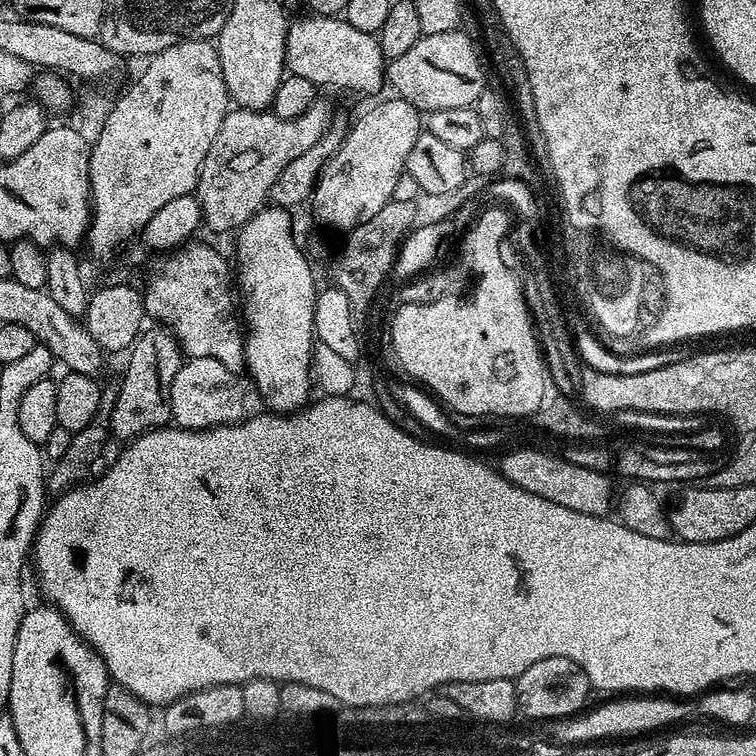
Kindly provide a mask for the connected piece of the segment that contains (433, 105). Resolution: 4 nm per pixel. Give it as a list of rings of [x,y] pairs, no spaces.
[[[463,30],[454,32],[443,32],[442,34],[421,35],[410,50],[401,57],[387,61],[385,65],[385,81],[397,91],[401,99],[412,104],[421,113],[427,114],[434,110],[450,110],[453,106],[473,107],[476,99],[482,94],[486,87],[484,80],[484,68],[480,65],[480,56],[476,53],[476,44],[467,36]]]

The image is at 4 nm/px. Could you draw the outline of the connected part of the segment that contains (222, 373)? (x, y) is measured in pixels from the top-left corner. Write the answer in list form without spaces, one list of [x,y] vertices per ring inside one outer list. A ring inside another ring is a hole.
[[[197,356],[185,359],[180,365],[178,374],[170,386],[171,423],[177,428],[217,428],[223,424],[238,424],[245,419],[244,392],[240,389],[237,373],[232,372],[222,362],[214,358],[198,358]]]

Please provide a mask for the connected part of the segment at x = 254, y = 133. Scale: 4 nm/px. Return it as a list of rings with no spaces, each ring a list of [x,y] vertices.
[[[317,98],[310,110],[298,114],[293,120],[276,116],[270,110],[255,112],[239,106],[227,112],[220,132],[210,150],[206,150],[194,193],[200,201],[200,215],[206,228],[212,232],[231,233],[254,218],[254,214],[269,203],[278,174],[282,174],[298,154],[310,150],[310,146],[328,131],[333,120],[332,108],[324,98]]]

